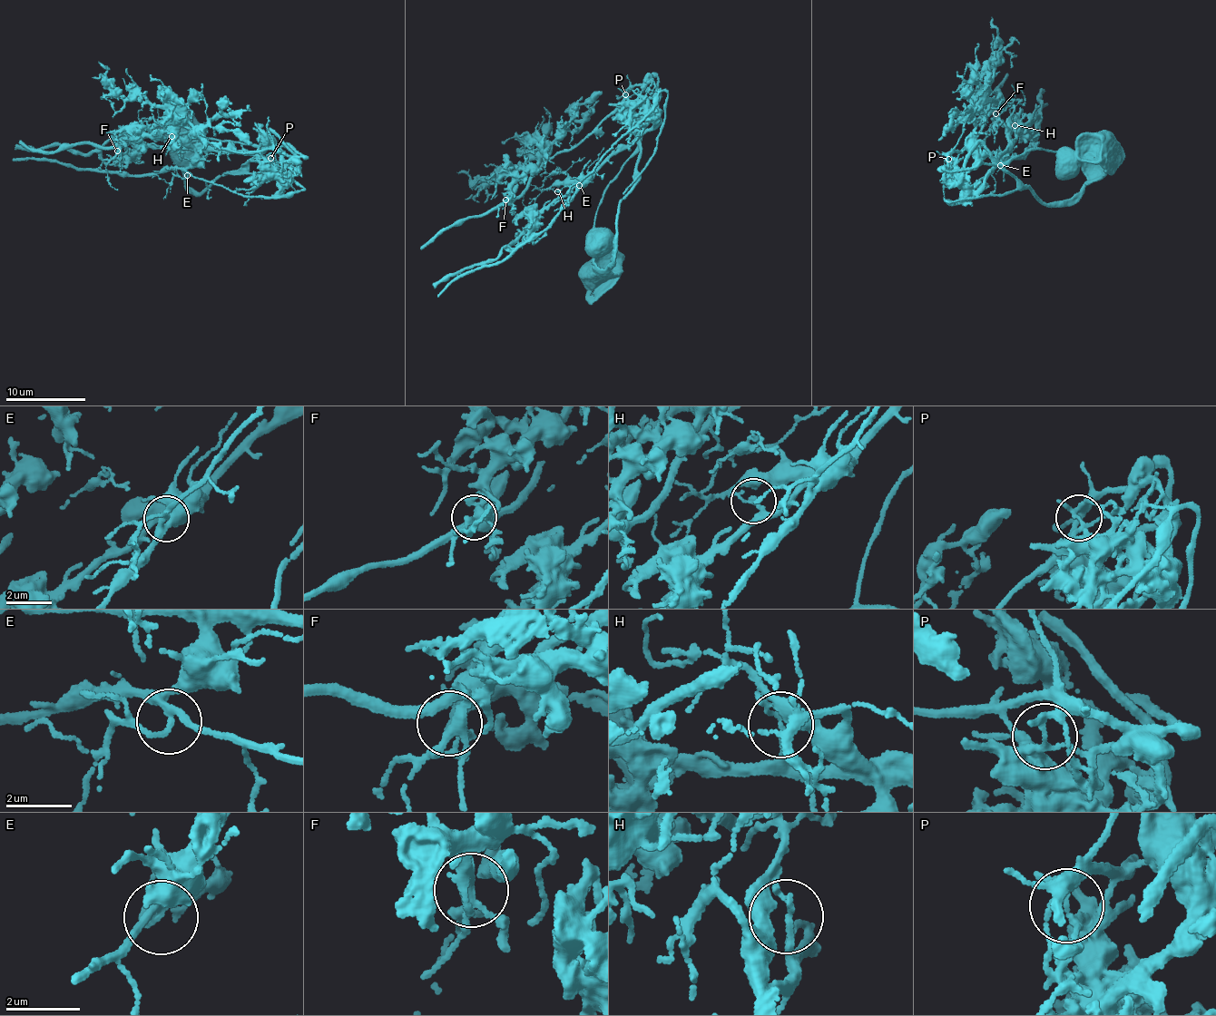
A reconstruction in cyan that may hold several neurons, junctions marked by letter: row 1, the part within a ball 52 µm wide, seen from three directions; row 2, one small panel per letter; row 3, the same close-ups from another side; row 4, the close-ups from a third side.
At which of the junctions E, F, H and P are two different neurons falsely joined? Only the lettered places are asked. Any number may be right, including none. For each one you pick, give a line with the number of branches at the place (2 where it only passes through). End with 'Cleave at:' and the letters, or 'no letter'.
H: branches 2
P: branches 5
Cleave at: H, P

